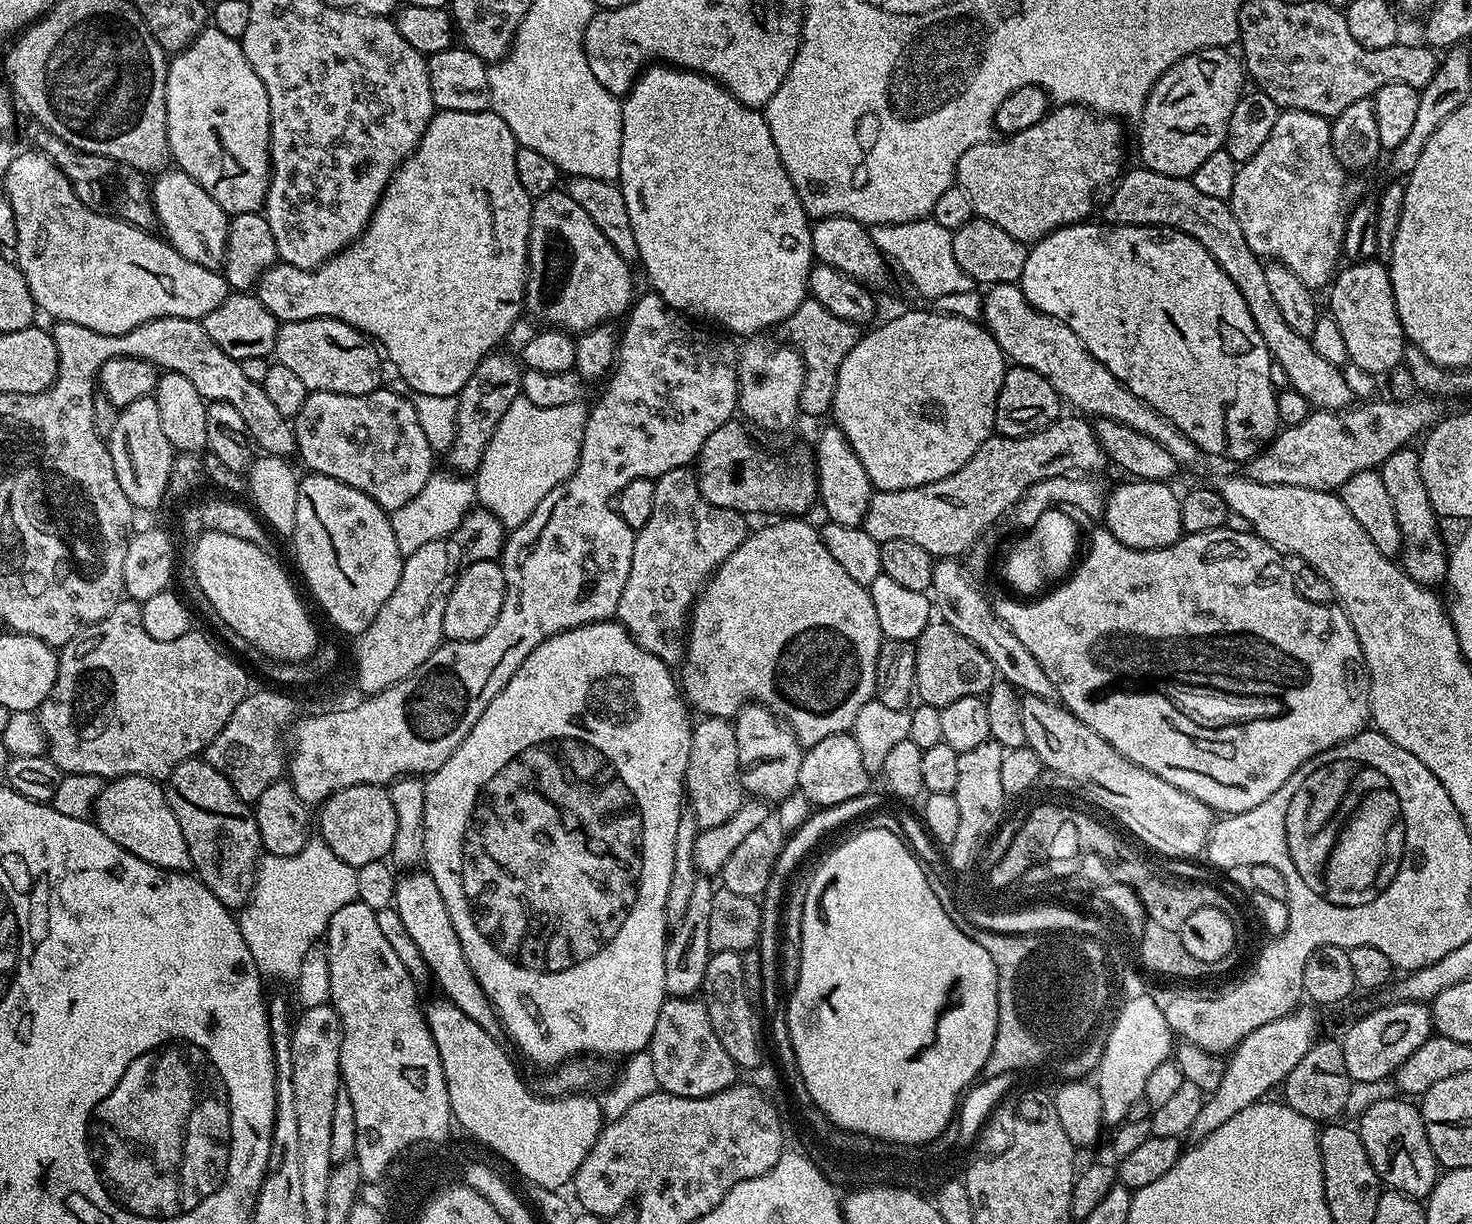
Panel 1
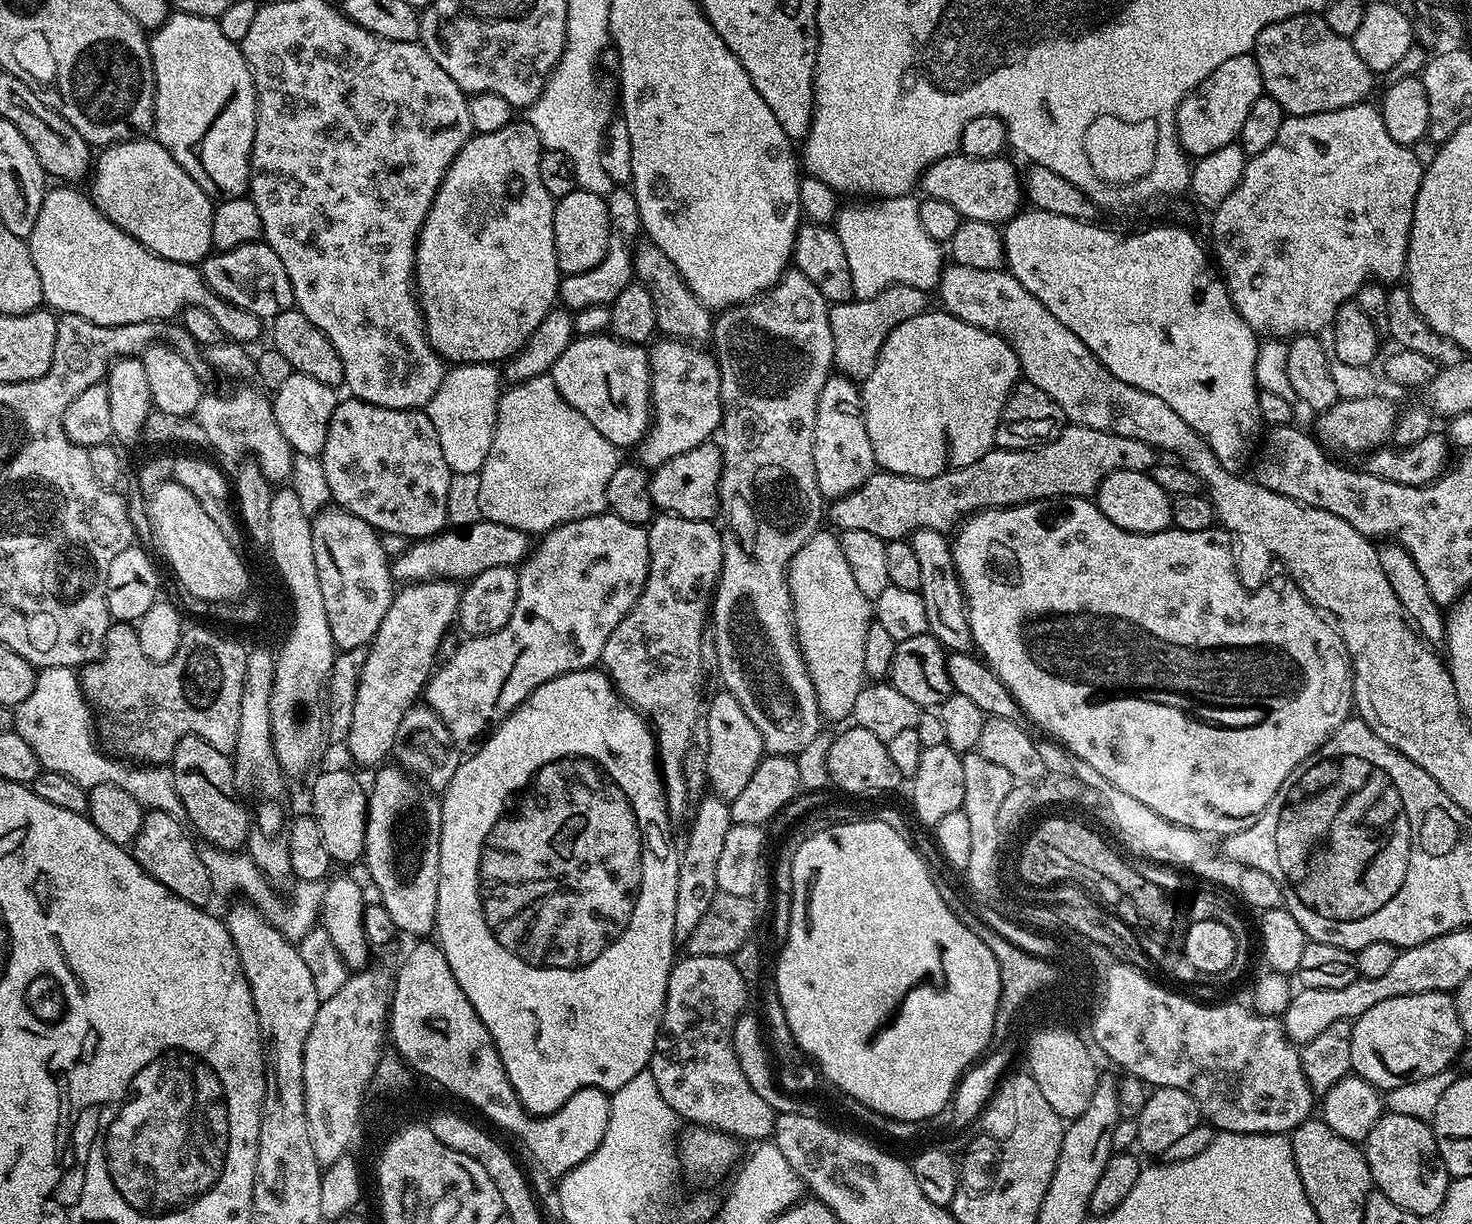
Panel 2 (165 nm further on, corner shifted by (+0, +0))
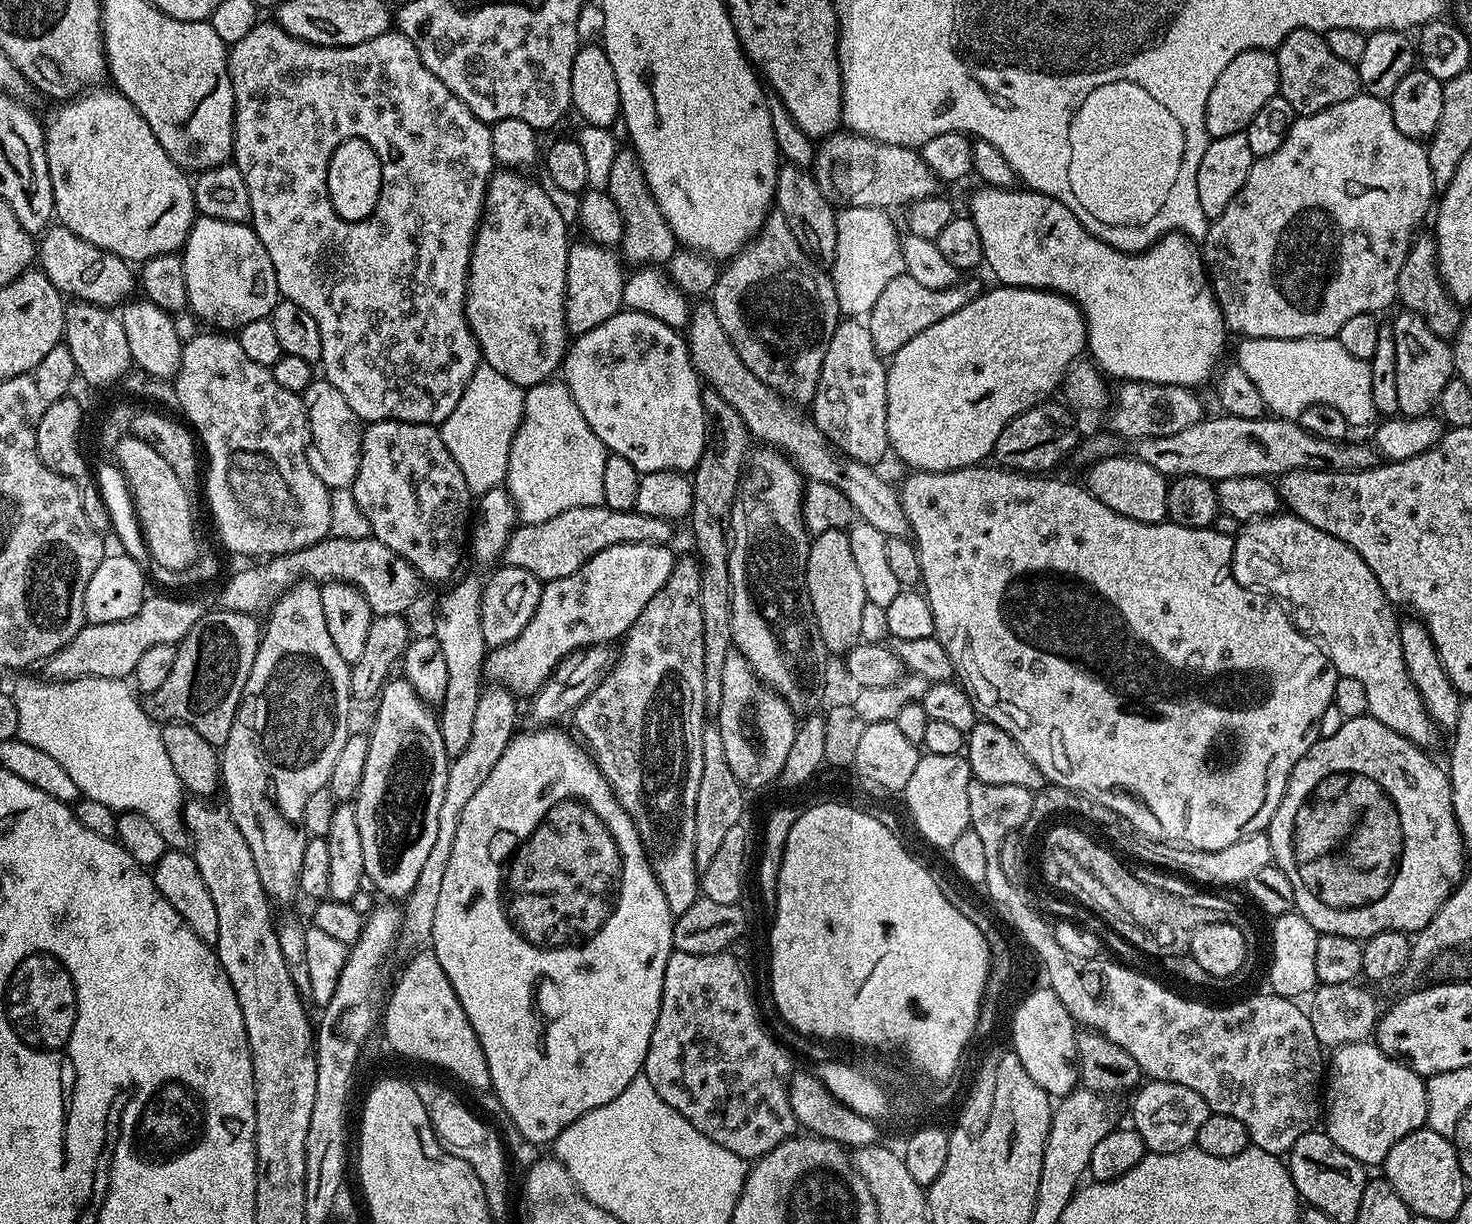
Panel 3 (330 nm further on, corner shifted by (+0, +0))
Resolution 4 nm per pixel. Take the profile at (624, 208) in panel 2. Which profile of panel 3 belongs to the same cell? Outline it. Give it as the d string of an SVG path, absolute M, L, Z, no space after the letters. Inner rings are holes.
M624 146L617 151L606 191L614 206L618 206L618 214L622 214L624 237L618 248L623 259L632 266L667 265L668 259L678 251L678 241L666 218L662 218L662 210L658 210L658 202L650 194L640 160L631 147Z

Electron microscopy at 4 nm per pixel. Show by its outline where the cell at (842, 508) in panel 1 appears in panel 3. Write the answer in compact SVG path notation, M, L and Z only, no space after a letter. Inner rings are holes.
M844 318L837 324L830 338L830 346L826 346L826 358L822 358L822 370L818 378L816 393L810 405L812 421L822 430L828 443L837 453L857 460L862 464L879 465L884 455L889 455L888 431L886 430L886 378L888 369L885 361L877 352L870 338L867 323L856 318Z

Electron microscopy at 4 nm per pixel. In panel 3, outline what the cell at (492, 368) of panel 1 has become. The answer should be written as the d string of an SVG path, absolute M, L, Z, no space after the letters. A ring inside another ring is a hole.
M595 242L584 243L588 244L573 243L569 247L566 262L564 321L568 327L569 337L572 338L594 330L594 326L602 326L602 322L606 322L606 318L621 311L623 286L626 279L625 265L611 247Z

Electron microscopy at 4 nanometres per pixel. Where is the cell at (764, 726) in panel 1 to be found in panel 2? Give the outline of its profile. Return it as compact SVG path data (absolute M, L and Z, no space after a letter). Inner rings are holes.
M789 270L780 277L780 280L772 288L761 292L752 300L745 300L742 304L734 304L730 308L723 309L715 317L712 326L711 343L716 344L714 355L716 365L720 367L720 402L724 406L724 415L720 421L718 429L718 443L720 453L724 459L722 474L720 475L720 498L722 501L722 535L724 538L724 561L720 571L720 581L716 584L716 591L712 597L710 605L710 634L716 639L716 653L718 654L718 666L720 674L719 683L746 710L746 718L758 726L758 734L762 734L765 753L773 756L797 757L804 750L808 743L812 742L815 736L822 731L822 717L818 698L816 697L816 687L806 670L806 662L800 653L800 646L796 642L796 626L792 623L792 599L788 589L788 567L798 554L802 546L814 533L821 531L822 521L826 516L826 501L820 495L818 482L814 474L814 418L816 417L816 407L818 398L822 394L822 386L826 386L828 377L833 375L834 365L834 338L830 330L828 321L829 303L818 294L818 286L806 278L806 274Z

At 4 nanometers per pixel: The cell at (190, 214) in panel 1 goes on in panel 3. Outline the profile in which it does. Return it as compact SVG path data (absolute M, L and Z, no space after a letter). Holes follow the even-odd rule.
M97 86L85 91L67 102L61 103L57 108L60 109L53 114L52 121L47 121L44 124L44 149L50 170L50 186L54 194L54 216L59 227L68 228L74 234L78 234L78 238L86 238L86 242L129 262L143 262L158 254L179 253L190 234L192 224L198 218L192 193L193 181L190 179L189 173L185 169L179 168L170 158L170 154L166 154L166 150L162 150L162 146L158 142L158 138L154 138L154 130L150 130L146 118L142 118L139 110L123 94L108 86Z

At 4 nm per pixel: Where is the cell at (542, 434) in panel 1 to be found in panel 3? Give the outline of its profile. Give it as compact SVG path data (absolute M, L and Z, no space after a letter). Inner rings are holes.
M551 380L535 384L525 391L523 420L511 444L510 462L507 463L506 486L515 503L521 523L537 524L557 517L566 510L579 506L603 503L603 473L609 452L574 402L573 395L563 381Z

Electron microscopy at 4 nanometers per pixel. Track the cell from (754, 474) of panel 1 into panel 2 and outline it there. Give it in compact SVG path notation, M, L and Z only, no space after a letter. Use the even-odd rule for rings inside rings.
M716 442L699 444L694 446L694 450L678 454L678 458L662 462L651 473L650 498L653 509L682 518L715 521L722 508L719 491L723 465L720 445Z

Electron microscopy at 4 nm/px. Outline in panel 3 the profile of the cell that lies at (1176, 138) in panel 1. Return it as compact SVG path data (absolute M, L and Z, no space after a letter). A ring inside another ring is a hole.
M1251 48L1238 54L1238 58L1234 58L1234 62L1230 62L1230 66L1222 70L1222 74L1218 74L1218 82L1214 82L1210 98L1206 98L1206 130L1209 137L1217 140L1226 138L1226 134L1244 131L1250 126L1250 122L1254 122L1254 114L1258 114L1258 110L1262 110L1262 106L1266 106L1270 98L1278 95L1279 90L1275 51Z

